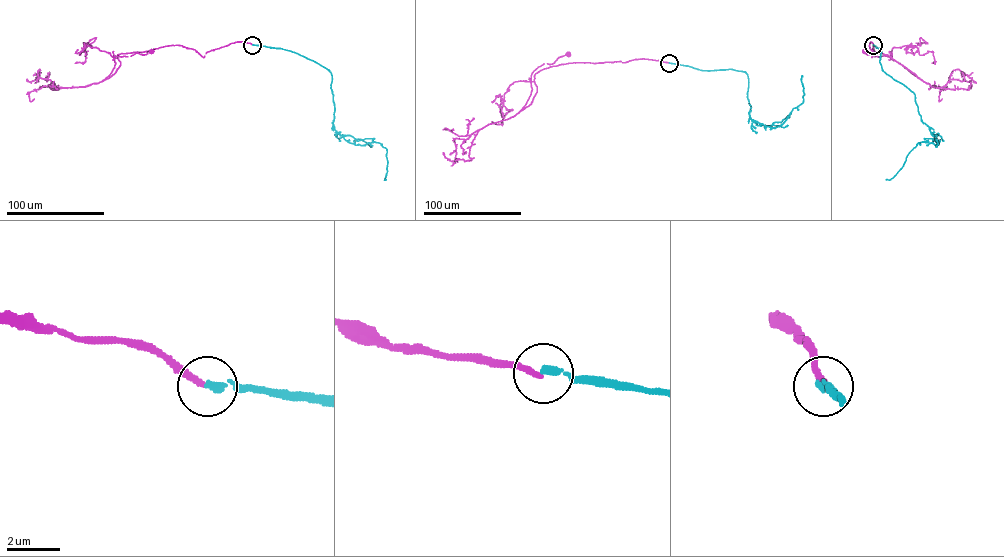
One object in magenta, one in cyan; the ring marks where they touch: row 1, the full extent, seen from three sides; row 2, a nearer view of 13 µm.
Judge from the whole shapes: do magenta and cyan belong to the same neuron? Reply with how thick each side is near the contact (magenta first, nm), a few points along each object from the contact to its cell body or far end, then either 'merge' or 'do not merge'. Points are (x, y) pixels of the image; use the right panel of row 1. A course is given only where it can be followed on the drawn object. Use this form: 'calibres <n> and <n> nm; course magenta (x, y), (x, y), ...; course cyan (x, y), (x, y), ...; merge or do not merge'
calibres 240 and 220 nm; course magenta (873, 44), (870, 42), (872, 57), (874, 45), (876, 52), (868, 54), (864, 51); course cyan (873, 44), (881, 50), (882, 69), (914, 93), (921, 119), (938, 144), (918, 142), (897, 173), (886, 179); do not merge

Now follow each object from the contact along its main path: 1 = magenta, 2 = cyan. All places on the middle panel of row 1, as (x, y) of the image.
1: (669, 63), (642, 59), (552, 66), (558, 58), (568, 53)
2: (669, 63), (702, 70), (744, 71), (749, 117), (772, 127), (781, 124), (803, 102), (802, 75)

